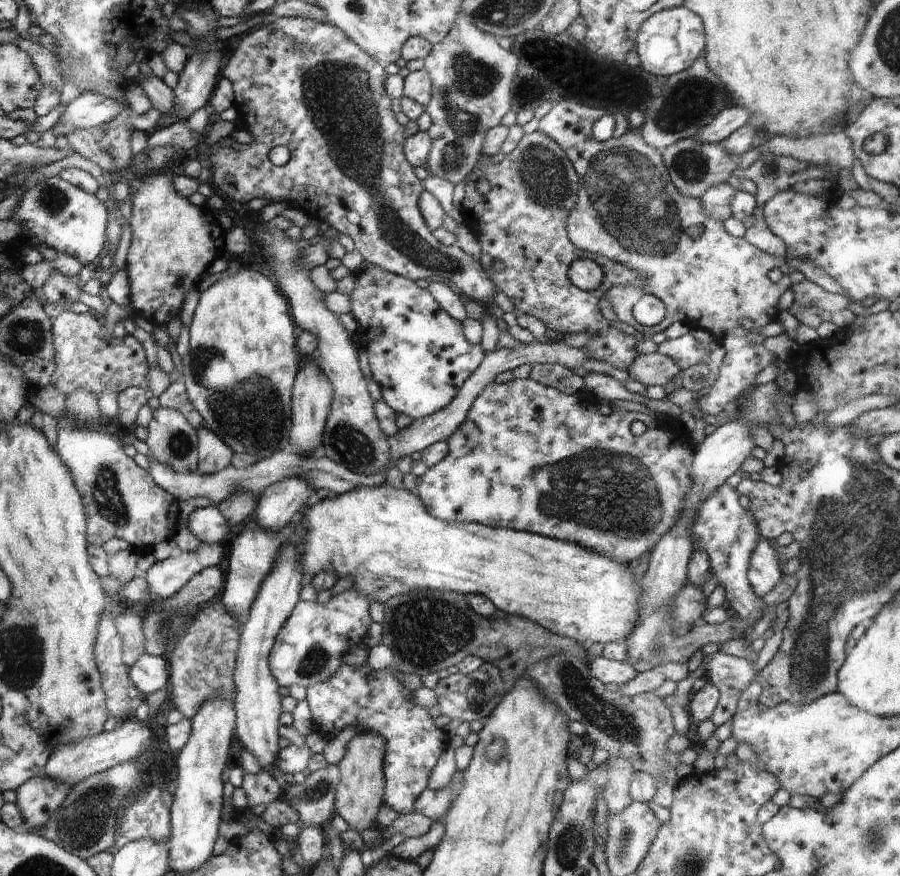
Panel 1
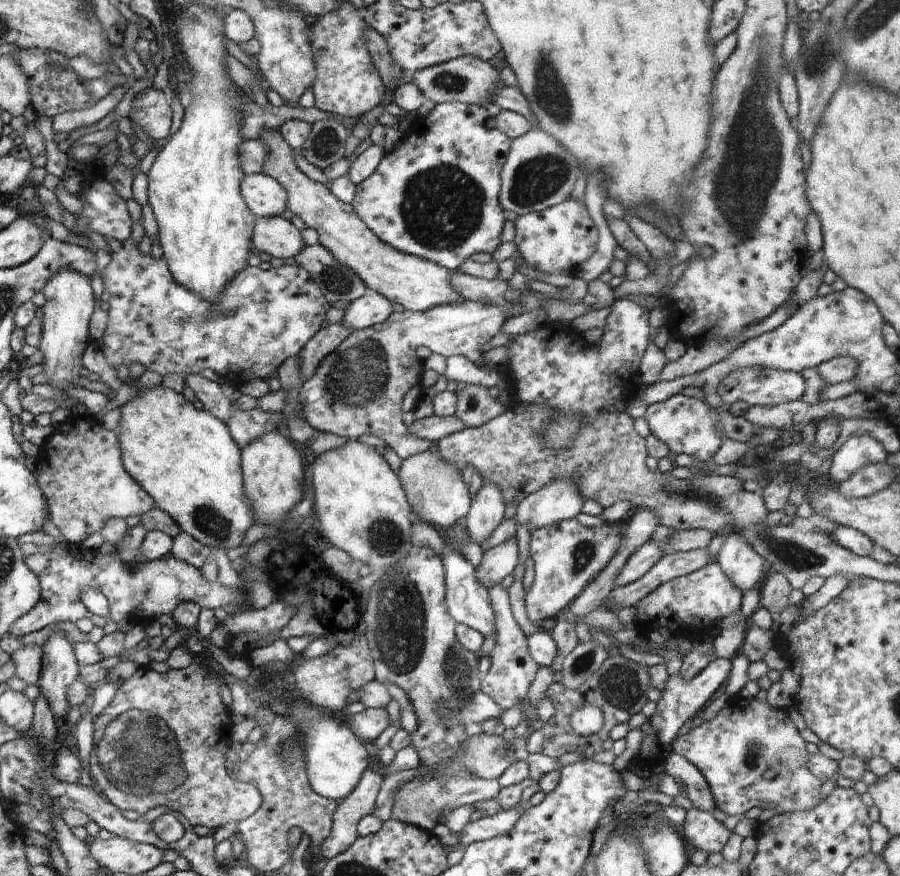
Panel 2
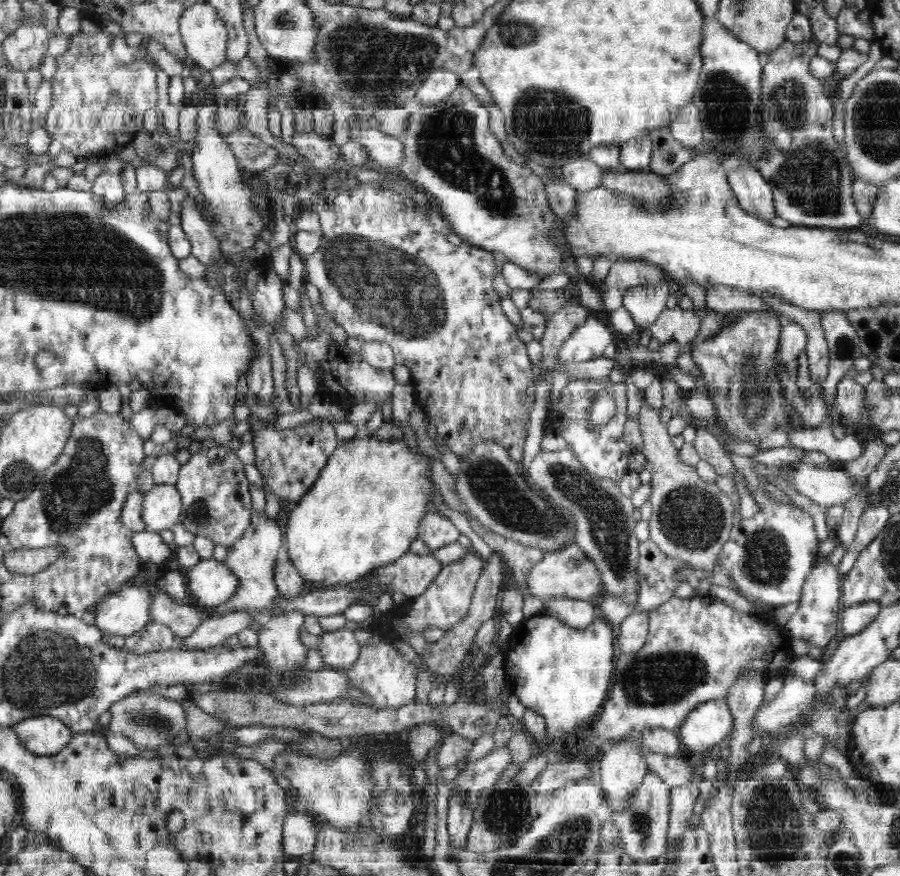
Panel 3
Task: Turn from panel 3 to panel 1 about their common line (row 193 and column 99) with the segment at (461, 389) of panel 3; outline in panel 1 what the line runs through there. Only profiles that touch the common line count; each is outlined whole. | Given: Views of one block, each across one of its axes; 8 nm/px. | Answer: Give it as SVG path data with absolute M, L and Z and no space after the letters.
M64 308L53 319L52 334L54 348L56 349L56 368L51 376L51 383L68 396L74 390L86 388L100 398L102 392L108 389L116 394L128 387L142 387L148 389L148 370L150 366L146 361L146 352L142 344L133 335L118 338L112 334L110 342L104 342L102 334L103 321L94 314L71 312Z

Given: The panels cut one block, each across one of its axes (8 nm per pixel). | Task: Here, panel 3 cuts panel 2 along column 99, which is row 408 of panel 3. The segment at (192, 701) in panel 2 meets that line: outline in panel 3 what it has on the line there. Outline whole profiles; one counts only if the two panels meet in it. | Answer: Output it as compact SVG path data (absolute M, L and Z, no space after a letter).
M765 310L748 312L724 313L728 324L714 334L712 338L696 344L690 349L692 359L700 369L700 376L696 378L698 389L704 390L710 401L714 403L714 409L718 411L719 420L724 423L724 431L734 441L740 443L753 441L760 445L759 451L790 446L790 432L792 430L802 430L794 422L794 414L790 405L791 395L784 392L784 387L780 382L782 372L786 374L787 368L781 368L777 362L777 352L779 338L781 335L782 320L777 314L770 314Z

